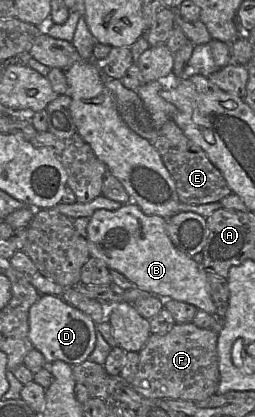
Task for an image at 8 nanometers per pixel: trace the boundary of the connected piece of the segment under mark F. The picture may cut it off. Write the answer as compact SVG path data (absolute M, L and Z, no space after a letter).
M176 323L164 334L151 334L138 352L137 372L130 386L148 399L174 399L202 401L214 393L220 378L217 352L218 333L203 329L194 323Z

